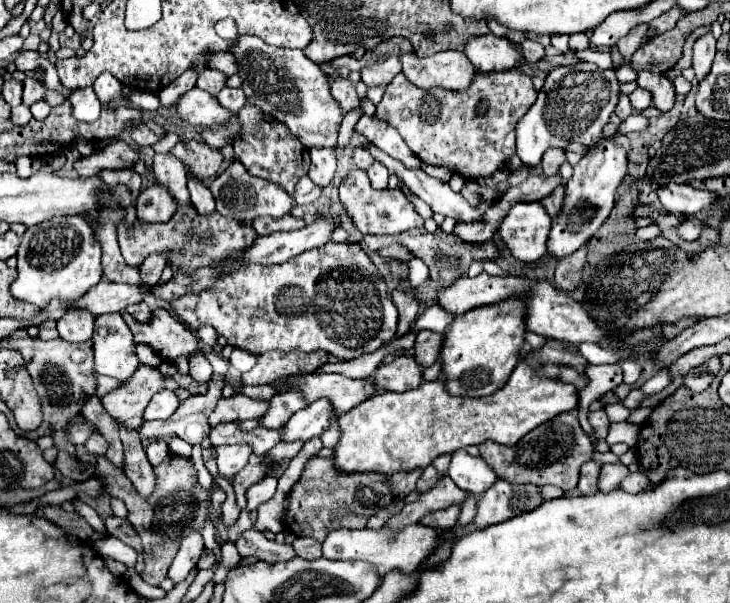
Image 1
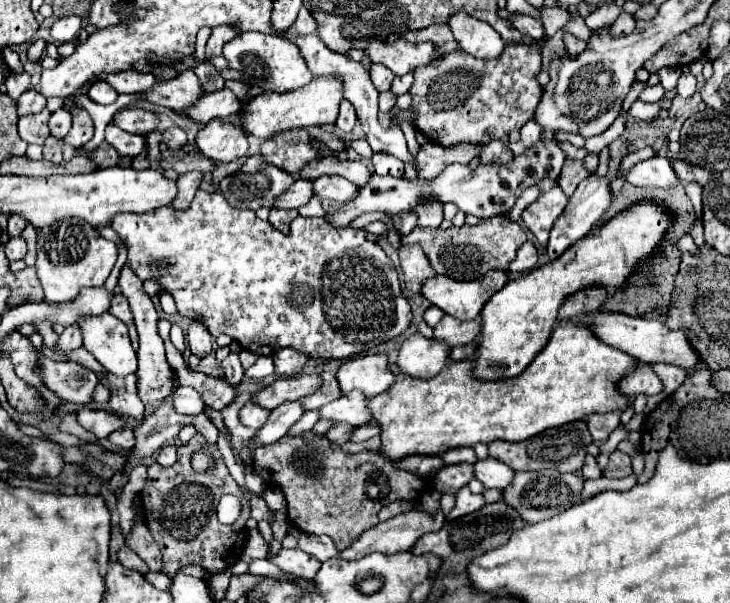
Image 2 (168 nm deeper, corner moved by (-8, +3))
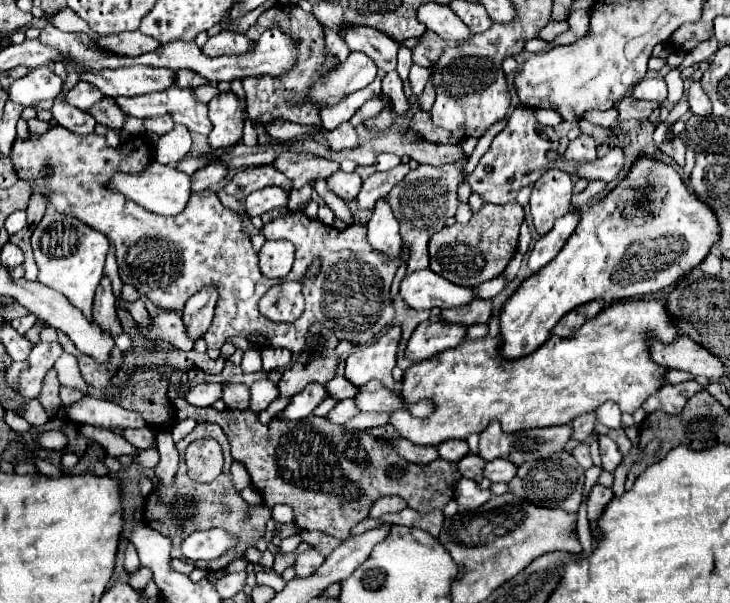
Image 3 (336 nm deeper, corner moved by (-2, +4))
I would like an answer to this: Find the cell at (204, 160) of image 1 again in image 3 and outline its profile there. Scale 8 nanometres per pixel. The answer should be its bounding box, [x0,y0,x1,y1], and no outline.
[209,92,243,150]

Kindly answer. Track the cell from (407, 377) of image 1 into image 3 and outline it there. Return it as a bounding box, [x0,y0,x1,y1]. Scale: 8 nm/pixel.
[405,322,463,362]

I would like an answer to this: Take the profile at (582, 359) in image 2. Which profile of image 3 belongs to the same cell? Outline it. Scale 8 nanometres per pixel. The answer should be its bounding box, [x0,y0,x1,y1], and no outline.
[389,300,679,446]

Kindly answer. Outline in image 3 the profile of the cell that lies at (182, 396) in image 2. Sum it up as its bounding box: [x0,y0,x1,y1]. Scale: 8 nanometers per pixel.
[183,384,221,406]

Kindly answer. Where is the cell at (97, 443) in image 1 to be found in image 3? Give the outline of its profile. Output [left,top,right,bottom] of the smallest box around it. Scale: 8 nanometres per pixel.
[123,428,155,450]

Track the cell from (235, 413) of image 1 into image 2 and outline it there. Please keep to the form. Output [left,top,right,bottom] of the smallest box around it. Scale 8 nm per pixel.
[255,373,321,409]

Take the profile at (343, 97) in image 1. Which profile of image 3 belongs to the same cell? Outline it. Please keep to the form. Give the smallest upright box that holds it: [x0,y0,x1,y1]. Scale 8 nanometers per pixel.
[327,122,357,150]

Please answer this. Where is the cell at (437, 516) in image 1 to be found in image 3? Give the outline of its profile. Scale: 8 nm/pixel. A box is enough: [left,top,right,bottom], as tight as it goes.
[453,478,491,510]

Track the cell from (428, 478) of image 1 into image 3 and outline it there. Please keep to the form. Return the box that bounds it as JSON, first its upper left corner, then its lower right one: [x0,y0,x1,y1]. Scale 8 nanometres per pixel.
[457,454,483,482]

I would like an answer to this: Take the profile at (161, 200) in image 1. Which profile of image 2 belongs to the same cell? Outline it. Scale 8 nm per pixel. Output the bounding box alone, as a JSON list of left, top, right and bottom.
[173,171,203,209]

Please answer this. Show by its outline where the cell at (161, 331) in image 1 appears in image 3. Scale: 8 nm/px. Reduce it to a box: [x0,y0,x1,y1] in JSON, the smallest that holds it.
[93,276,123,336]

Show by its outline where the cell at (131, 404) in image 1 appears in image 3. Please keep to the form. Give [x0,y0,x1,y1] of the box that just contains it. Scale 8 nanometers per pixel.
[59,386,85,404]

